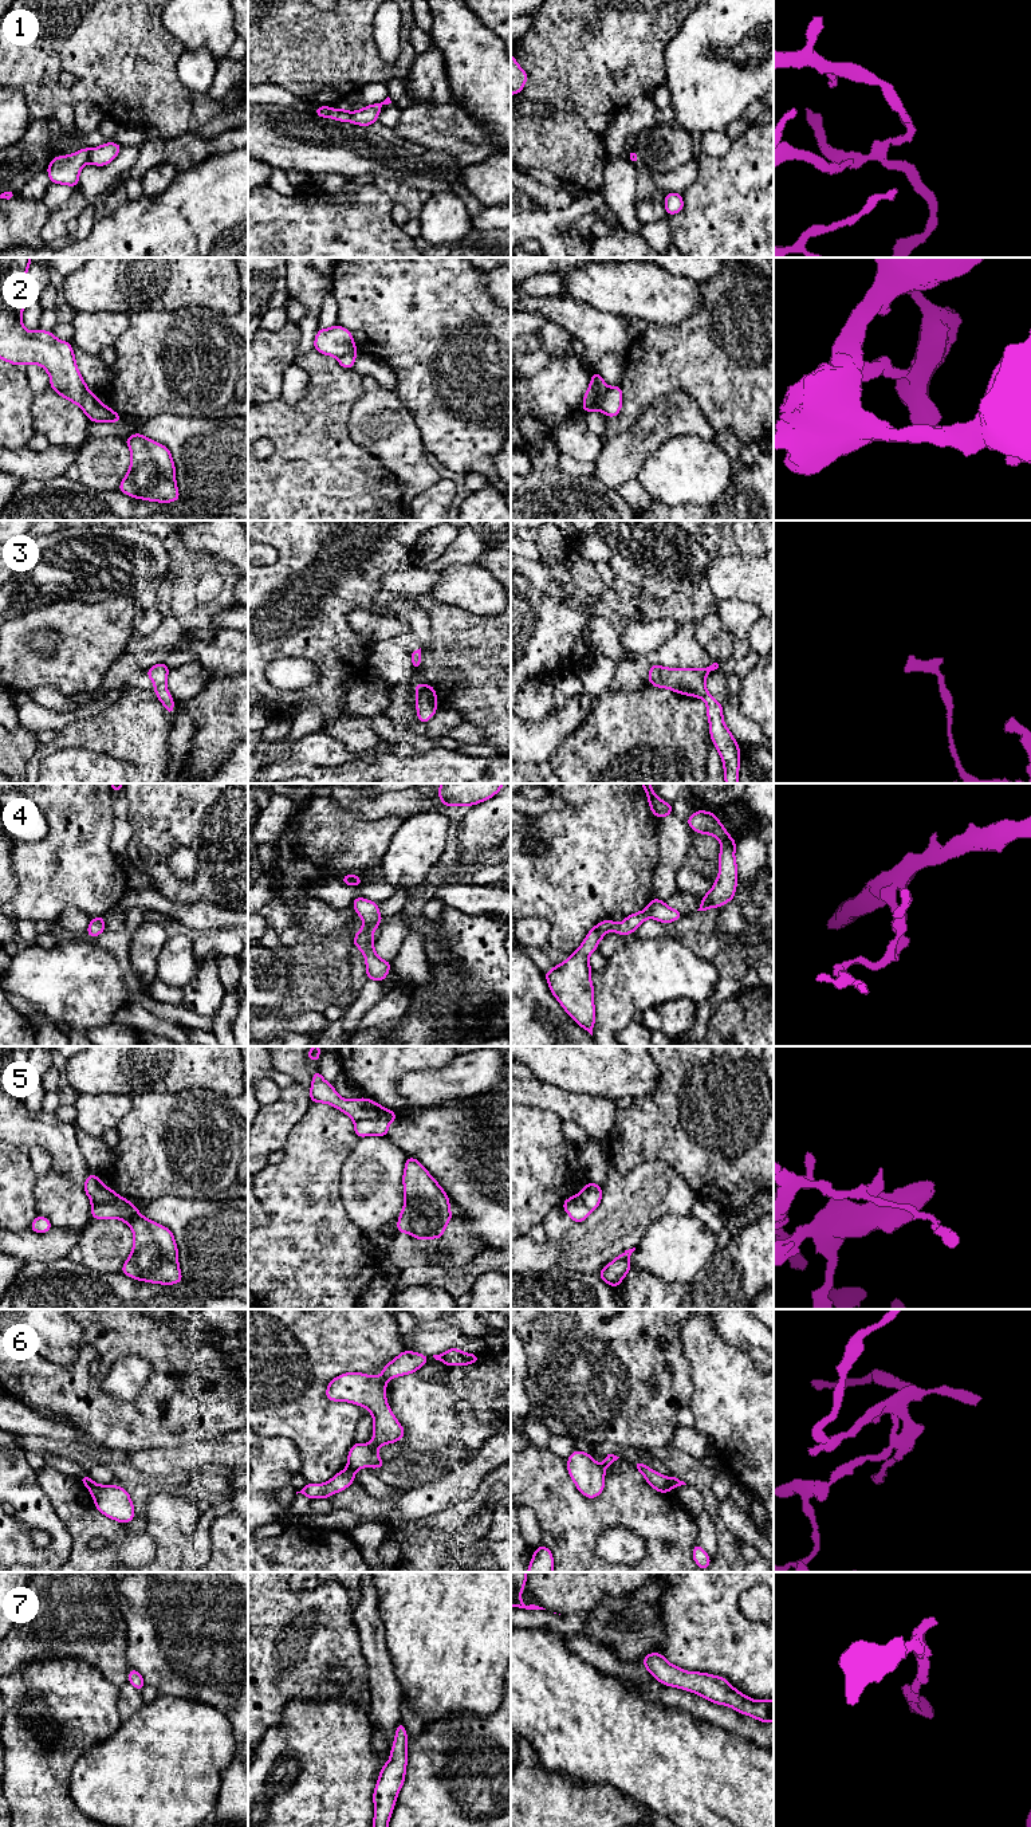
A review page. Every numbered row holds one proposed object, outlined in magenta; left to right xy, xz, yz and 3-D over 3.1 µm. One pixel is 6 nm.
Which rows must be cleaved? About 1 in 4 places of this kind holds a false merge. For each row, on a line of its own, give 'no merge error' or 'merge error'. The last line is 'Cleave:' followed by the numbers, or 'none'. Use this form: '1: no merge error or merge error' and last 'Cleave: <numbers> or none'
1: merge error
2: merge error
3: no merge error
4: no merge error
5: merge error
6: merge error
7: no merge error
Cleave: 1, 2, 5, 6

